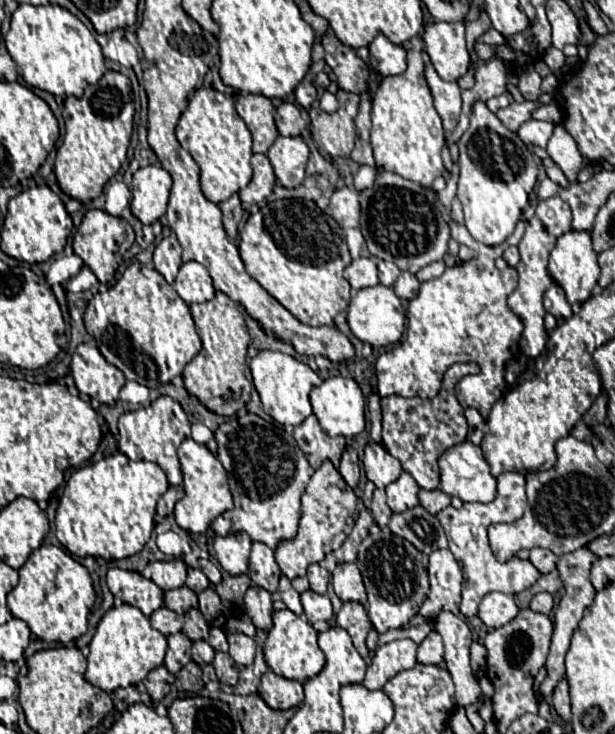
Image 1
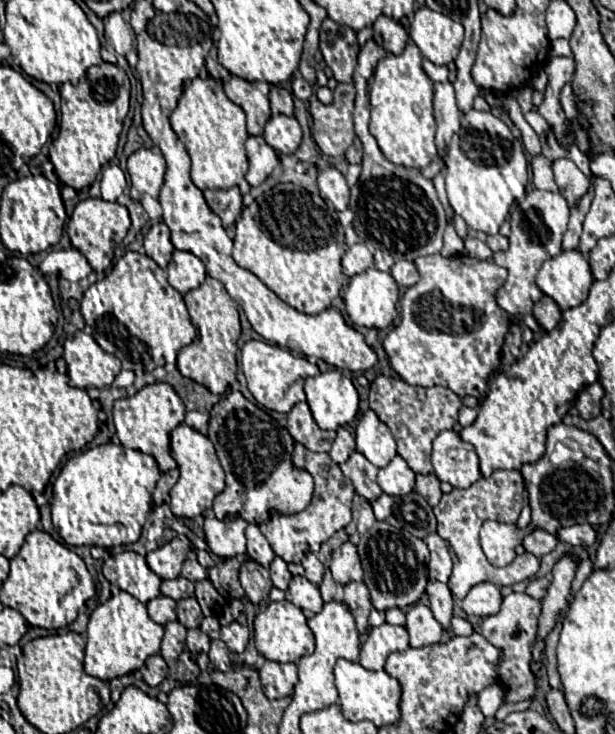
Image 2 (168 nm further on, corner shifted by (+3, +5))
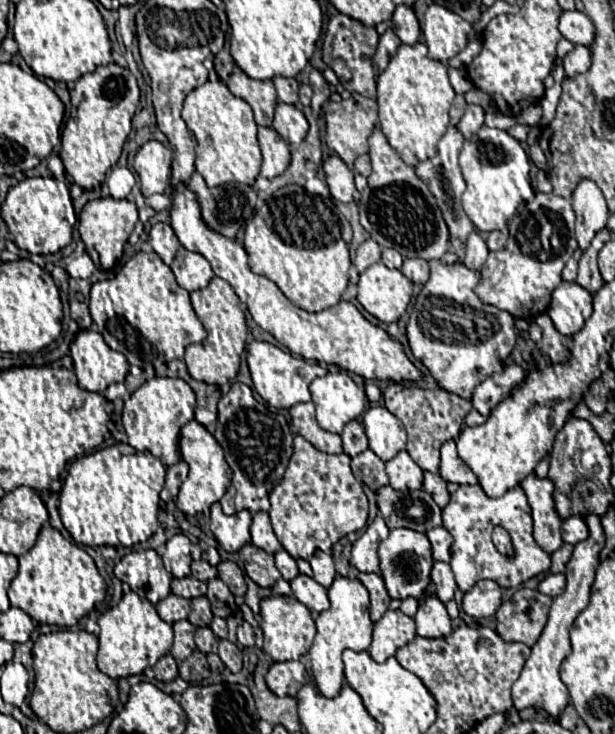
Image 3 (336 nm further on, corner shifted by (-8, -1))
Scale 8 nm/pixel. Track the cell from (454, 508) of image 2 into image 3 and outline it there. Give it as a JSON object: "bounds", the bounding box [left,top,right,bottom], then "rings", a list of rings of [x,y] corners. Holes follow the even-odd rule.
{"bounds":[443,484,551,592],"rings":[[[479,484],[459,486],[457,492],[451,494],[449,504],[443,508],[443,526],[453,536],[451,546],[451,570],[455,574],[455,582],[461,592],[467,592],[479,580],[495,580],[501,588],[519,588],[529,578],[547,572],[551,566],[549,554],[539,548],[533,538],[533,518],[531,508],[527,504],[525,492],[515,486],[499,498],[489,498]],[[495,526],[502,526],[509,532],[513,542],[513,554],[499,554],[491,542],[491,532]]]}

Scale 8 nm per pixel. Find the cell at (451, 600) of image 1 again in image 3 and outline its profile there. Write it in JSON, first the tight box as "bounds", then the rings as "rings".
{"bounds":[427,526,453,562],"rings":[[[437,526],[435,530],[427,530],[427,538],[431,542],[433,558],[449,562],[451,560],[451,544],[453,544],[451,534],[443,526]]]}

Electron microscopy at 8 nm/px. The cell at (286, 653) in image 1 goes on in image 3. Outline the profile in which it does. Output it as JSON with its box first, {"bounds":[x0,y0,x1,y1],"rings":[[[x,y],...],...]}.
{"bounds":[261,596,315,662],"rings":[[[267,596],[261,600],[261,630],[265,636],[263,650],[275,660],[275,662],[285,662],[285,660],[299,660],[313,644],[315,638],[315,622],[311,610],[295,600],[293,596]]]}

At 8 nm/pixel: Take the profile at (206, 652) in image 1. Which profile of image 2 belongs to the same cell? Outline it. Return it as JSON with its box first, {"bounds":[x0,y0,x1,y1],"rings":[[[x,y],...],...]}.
{"bounds":[186,628,210,656],"rings":[[[194,628],[194,630],[188,630],[186,646],[188,646],[188,650],[196,656],[196,654],[200,654],[200,652],[208,652],[208,648],[210,648],[210,638],[208,638],[204,632],[200,632],[200,628]]]}

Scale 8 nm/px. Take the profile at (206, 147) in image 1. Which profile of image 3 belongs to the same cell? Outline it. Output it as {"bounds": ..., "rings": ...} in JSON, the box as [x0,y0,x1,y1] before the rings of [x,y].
{"bounds":[183,82,261,186],"rings":[[[205,82],[187,94],[183,102],[183,120],[195,136],[195,170],[205,178],[207,186],[219,186],[225,182],[253,184],[261,168],[261,150],[257,144],[257,124],[253,120],[251,106],[233,96],[221,82]]]}

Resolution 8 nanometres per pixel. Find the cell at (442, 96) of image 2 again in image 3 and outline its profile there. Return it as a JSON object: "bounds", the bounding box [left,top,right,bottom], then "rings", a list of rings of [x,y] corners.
{"bounds":[415,96,475,244],"rings":[[[457,96],[457,98],[453,100],[451,110],[449,110],[451,126],[449,126],[449,130],[445,132],[445,136],[441,138],[441,142],[439,142],[439,146],[437,146],[435,158],[427,158],[427,162],[417,162],[417,164],[415,164],[415,174],[417,174],[417,178],[421,178],[423,182],[427,182],[431,194],[435,196],[435,200],[437,200],[441,212],[443,212],[443,220],[447,222],[447,228],[449,228],[449,238],[451,238],[451,240],[459,240],[459,242],[463,242],[463,244],[467,242],[467,236],[475,230],[473,222],[467,218],[467,214],[465,214],[463,208],[461,208],[461,196],[463,196],[463,190],[465,190],[465,182],[463,182],[463,176],[461,176],[461,168],[459,168],[459,164],[457,164],[459,150],[461,150],[465,138],[461,136],[461,132],[457,130],[455,124],[457,124],[459,118],[463,116],[465,108],[467,108],[465,98],[463,98],[463,96]]]}

